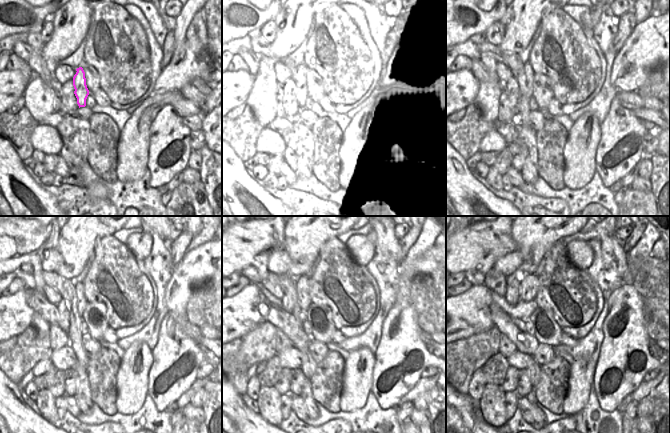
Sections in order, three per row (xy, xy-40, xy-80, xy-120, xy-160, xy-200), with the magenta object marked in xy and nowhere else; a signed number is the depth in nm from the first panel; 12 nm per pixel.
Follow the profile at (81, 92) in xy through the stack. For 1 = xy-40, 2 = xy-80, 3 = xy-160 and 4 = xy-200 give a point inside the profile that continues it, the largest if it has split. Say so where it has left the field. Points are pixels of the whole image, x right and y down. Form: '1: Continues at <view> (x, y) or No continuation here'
1: Continues at xy-40 (304, 80)
2: Continues at xy-80 (529, 73)
3: Continues at xy-160 (303, 296)
4: Continues at xy-200 (528, 284)

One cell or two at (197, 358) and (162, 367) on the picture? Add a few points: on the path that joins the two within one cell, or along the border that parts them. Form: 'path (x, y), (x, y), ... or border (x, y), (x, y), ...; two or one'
path (188, 350), (171, 363); one

